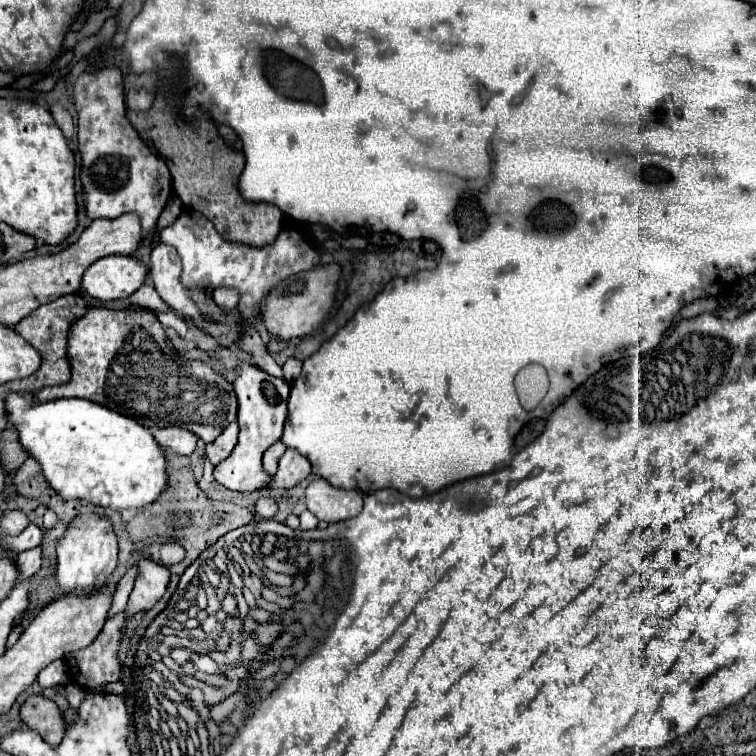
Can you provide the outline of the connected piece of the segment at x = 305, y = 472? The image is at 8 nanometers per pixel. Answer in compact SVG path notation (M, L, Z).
M287 448L279 460L279 470L273 476L269 490L291 490L311 474L311 464L295 450Z

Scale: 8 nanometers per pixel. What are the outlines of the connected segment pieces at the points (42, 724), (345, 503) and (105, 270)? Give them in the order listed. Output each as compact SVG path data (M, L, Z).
M29 696L21 706L21 720L29 730L35 730L49 746L59 746L65 736L63 714L55 702L43 696Z
M317 478L307 486L305 498L307 508L325 522L341 522L363 510L363 494L359 490L339 490L323 478Z
M105 256L83 274L81 286L99 300L123 300L143 286L149 268L133 256Z

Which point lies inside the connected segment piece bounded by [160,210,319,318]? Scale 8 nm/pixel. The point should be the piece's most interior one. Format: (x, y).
(208, 260)

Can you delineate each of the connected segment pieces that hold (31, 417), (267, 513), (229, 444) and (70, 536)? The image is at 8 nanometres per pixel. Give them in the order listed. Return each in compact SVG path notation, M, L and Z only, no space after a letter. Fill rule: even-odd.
M11 392L7 396L7 412L9 426L13 426L19 432L19 442L43 466L47 482L57 490L61 498L87 500L105 510L127 510L143 508L155 502L167 486L167 460L163 448L159 448L149 428L145 428L129 416L79 398L37 404L31 392Z
M269 496L259 498L259 500L257 500L257 508L255 508L255 512L257 512L257 518L261 518L261 520L269 520L269 518L273 518L273 516L277 514L277 504L275 504L275 500L269 498Z
M233 422L223 430L223 434L215 442L211 442L205 448L205 456L213 466L217 466L221 460L225 460L231 454L237 442L237 434L239 434L239 428L237 428L237 422Z
M81 512L77 514L65 534L57 540L57 580L65 594L93 590L103 586L117 566L117 536L105 514Z

